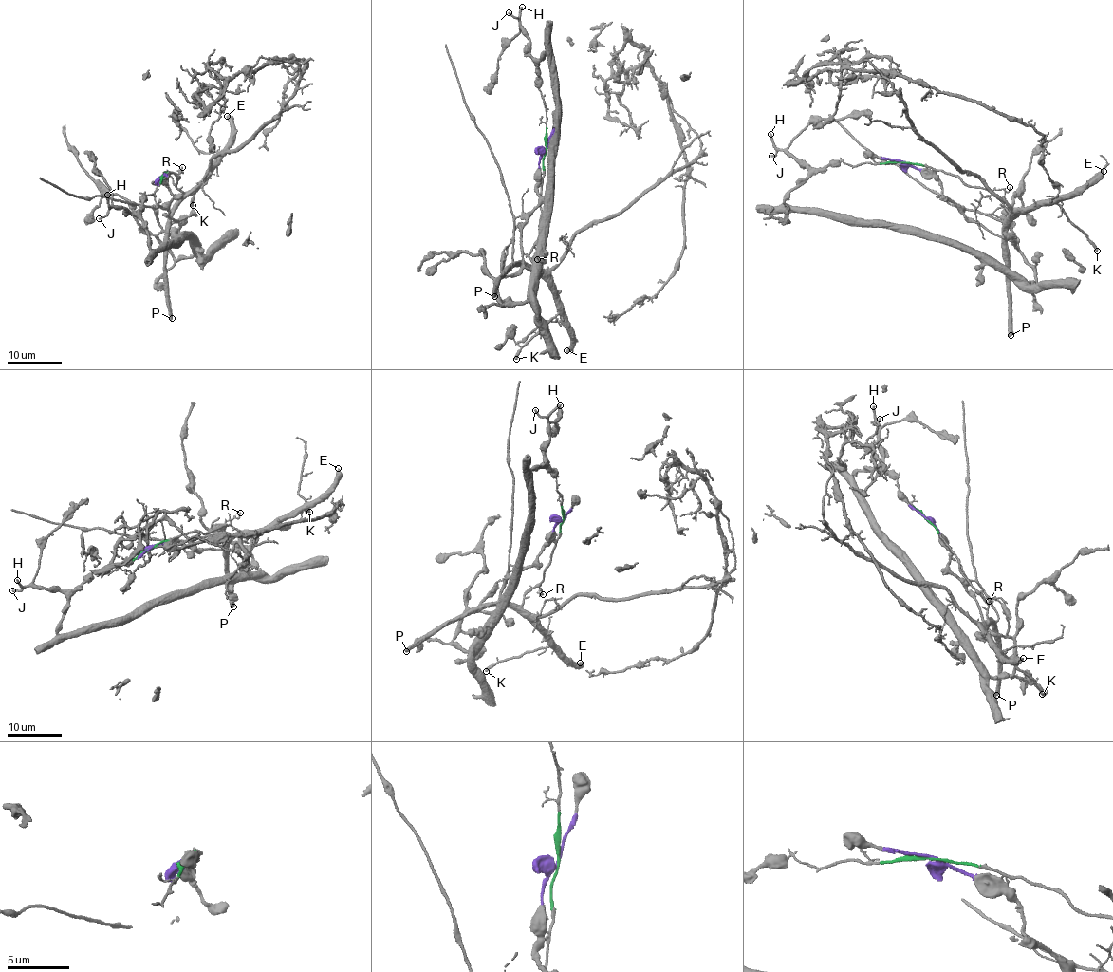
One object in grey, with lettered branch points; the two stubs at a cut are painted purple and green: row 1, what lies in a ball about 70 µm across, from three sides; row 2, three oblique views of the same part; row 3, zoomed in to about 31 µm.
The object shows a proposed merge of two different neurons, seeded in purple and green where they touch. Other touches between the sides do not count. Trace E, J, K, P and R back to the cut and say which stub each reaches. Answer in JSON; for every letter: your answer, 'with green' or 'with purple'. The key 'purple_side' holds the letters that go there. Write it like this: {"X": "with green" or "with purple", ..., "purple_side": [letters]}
{"E": "with green", "J": "with purple", "K": "with green", "P": "with green", "R": "with green", "purple_side": ["J"]}

